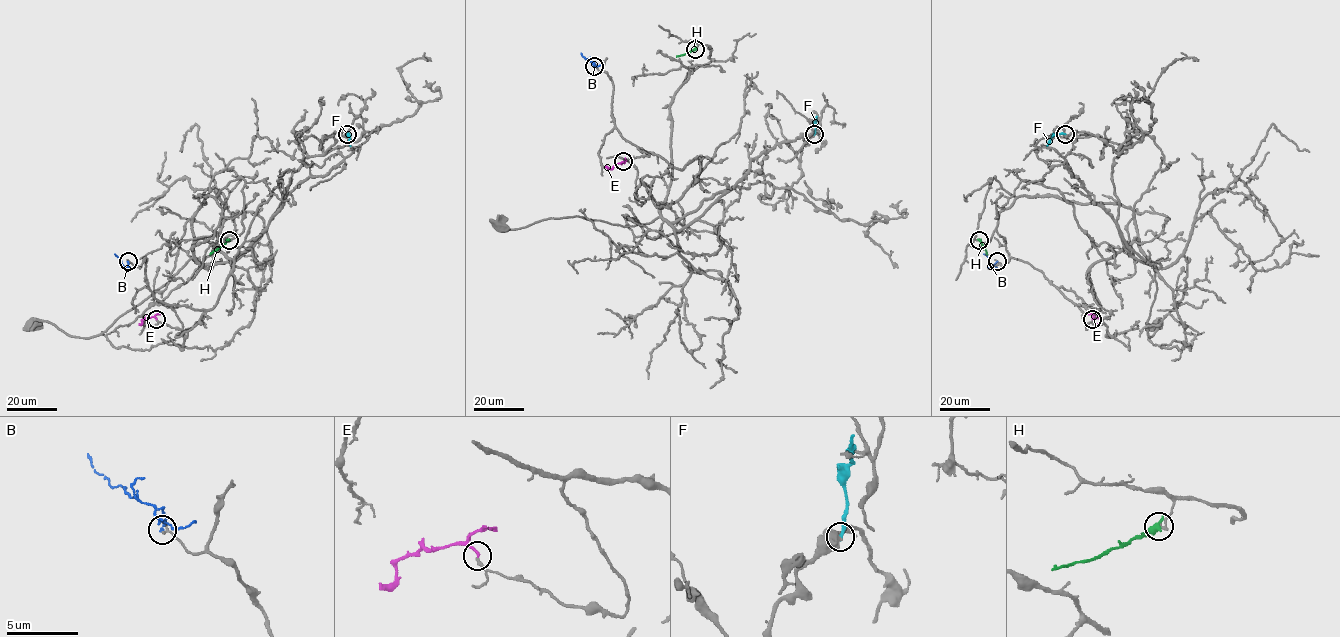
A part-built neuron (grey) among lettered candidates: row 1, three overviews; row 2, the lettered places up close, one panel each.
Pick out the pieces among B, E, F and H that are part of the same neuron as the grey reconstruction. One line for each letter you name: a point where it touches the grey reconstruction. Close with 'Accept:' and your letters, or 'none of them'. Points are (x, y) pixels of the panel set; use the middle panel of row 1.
Accept: none of them

